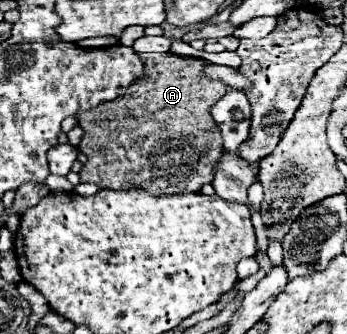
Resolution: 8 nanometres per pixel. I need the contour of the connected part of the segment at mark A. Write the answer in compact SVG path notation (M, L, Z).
M173 52L139 54L139 58L145 66L145 74L127 88L125 96L103 102L85 114L77 114L77 122L85 132L79 150L87 154L87 162L79 172L81 182L93 182L109 190L143 188L153 196L201 192L203 184L213 182L213 166L223 154L223 138L209 110L213 102L227 94L227 86L221 80L205 76L203 68L209 62L203 58L187 58Z

